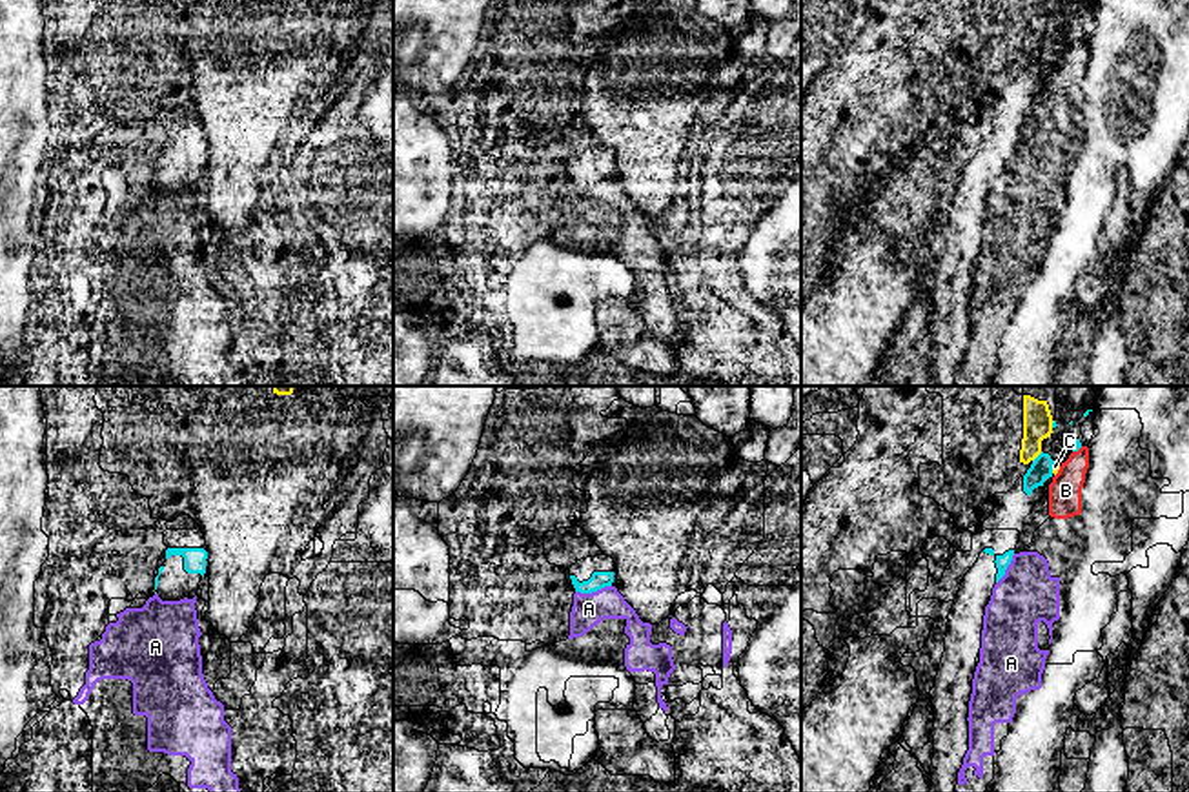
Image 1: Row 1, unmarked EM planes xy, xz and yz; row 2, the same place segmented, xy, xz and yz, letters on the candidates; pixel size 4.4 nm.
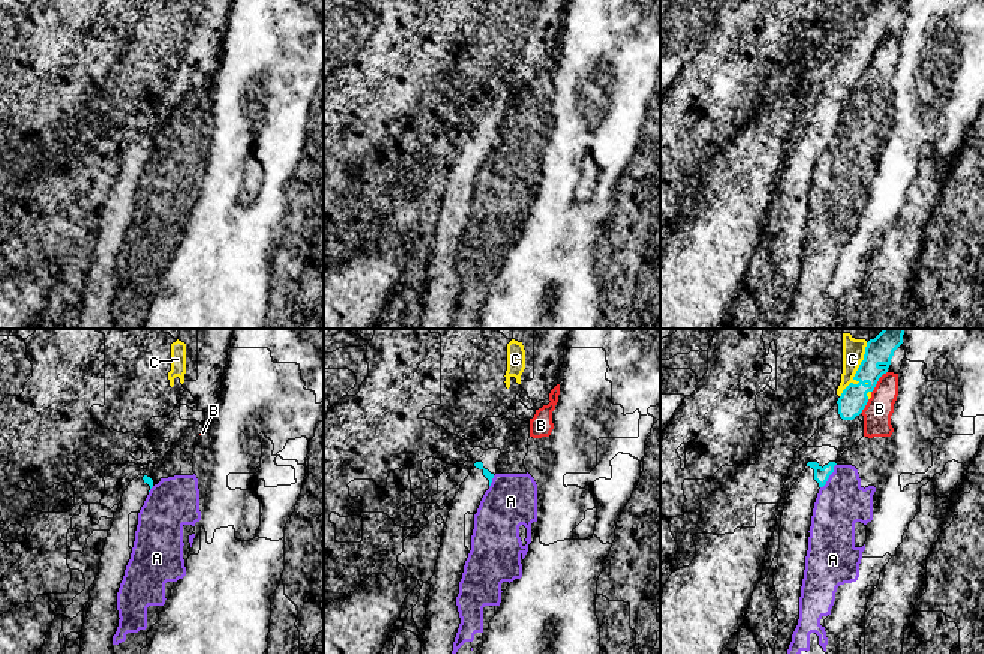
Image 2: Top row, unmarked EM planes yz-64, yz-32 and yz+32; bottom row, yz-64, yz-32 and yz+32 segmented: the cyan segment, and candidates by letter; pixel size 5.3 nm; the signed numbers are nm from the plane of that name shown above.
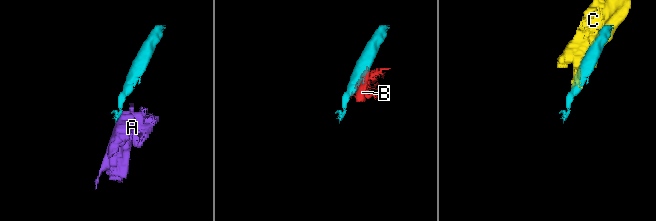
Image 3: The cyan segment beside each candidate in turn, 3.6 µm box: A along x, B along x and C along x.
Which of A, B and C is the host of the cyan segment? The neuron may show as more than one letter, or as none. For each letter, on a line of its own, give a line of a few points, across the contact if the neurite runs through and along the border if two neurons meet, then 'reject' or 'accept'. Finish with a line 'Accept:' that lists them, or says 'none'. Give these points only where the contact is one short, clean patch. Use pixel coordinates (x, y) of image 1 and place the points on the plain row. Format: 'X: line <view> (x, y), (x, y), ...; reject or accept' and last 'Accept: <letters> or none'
A: line xz (610, 177), (599, 182), (576, 184); reject
B: line yz (1082, 39), (1073, 44); reject
C: reject
Accept: none

